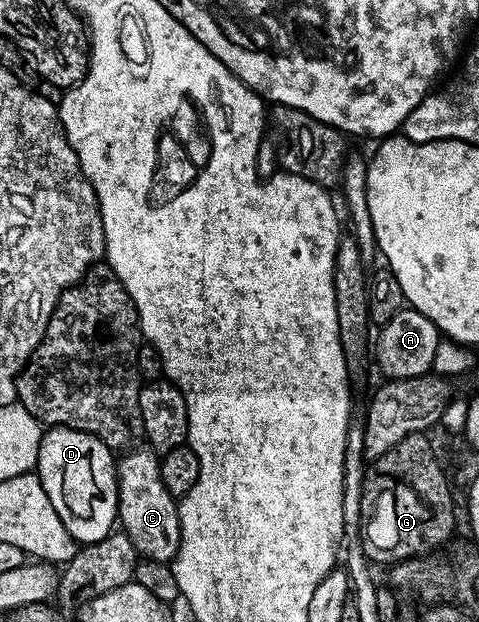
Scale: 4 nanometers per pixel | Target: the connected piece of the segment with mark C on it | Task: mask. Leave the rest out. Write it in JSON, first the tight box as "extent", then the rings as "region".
{"extent":[116,448,181,563],"region":[[[130,448],[116,459],[117,468],[117,522],[128,534],[142,559],[172,563],[181,546],[178,499],[167,492],[161,475],[161,460],[156,450]]]}

